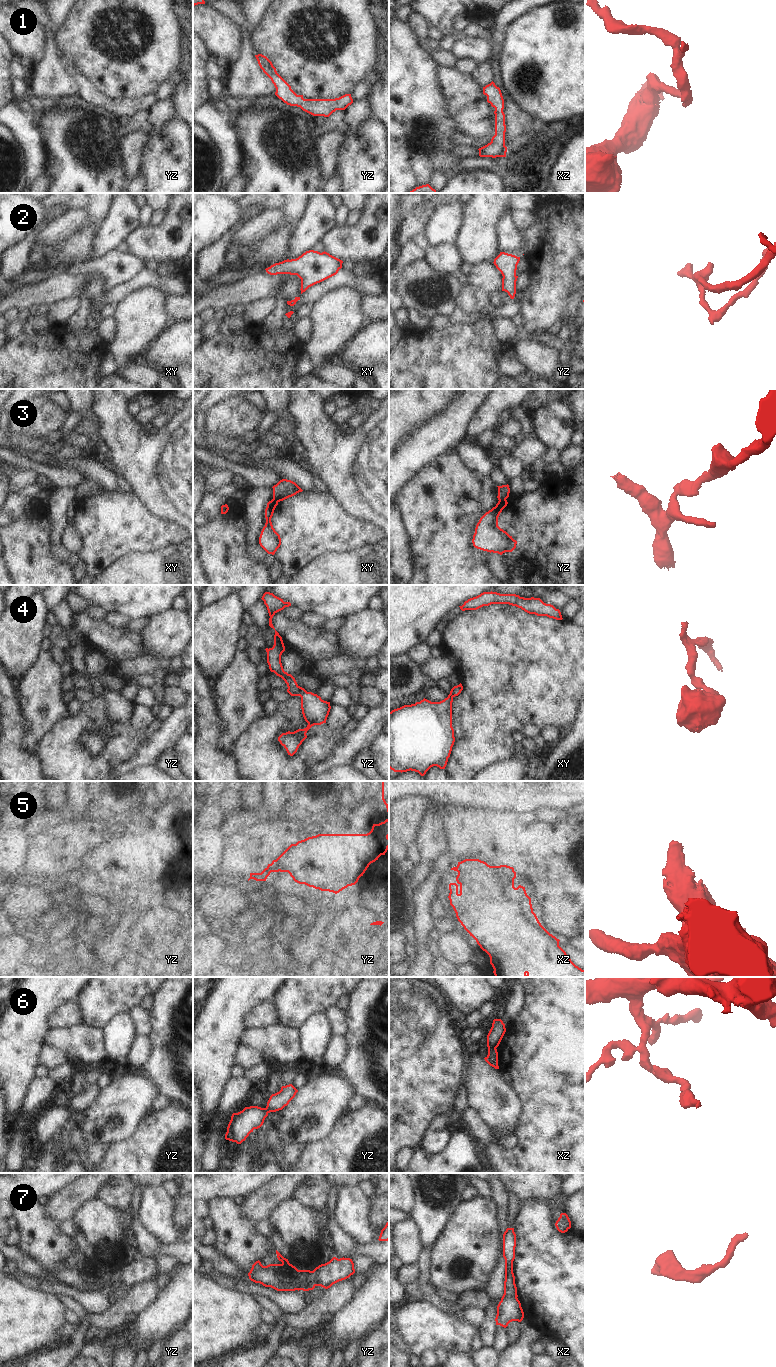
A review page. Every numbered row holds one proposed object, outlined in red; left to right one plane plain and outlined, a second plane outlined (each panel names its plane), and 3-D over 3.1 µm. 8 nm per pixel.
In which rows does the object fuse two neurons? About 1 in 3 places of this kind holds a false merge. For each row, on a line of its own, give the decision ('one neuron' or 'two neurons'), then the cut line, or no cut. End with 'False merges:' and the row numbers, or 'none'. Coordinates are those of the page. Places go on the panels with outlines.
1: one neuron; no cut
2: one neuron; no cut
3: two neurons; cut in yz along (505, 498), (499, 501)
4: one neuron; no cut
5: one neuron; no cut
6: two neurons; cut in xz along (495, 1047), (488, 1052)
7: one neuron; no cut
False merges: 3, 6

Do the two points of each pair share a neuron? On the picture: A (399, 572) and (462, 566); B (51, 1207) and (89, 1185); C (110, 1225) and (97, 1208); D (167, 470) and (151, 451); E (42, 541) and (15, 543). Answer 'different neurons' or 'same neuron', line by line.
A: different neurons
B: same neuron
C: same neuron
D: same neuron
E: same neuron

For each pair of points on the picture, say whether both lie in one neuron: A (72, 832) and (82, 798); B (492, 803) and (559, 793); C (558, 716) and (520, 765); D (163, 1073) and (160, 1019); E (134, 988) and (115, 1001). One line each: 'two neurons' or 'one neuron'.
A: two neurons
B: one neuron
C: two neurons
D: one neuron
E: one neuron

